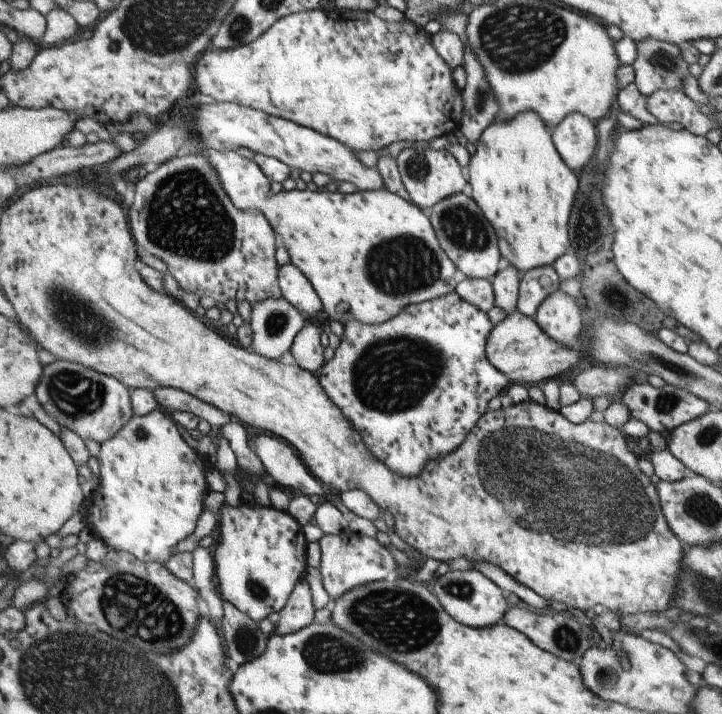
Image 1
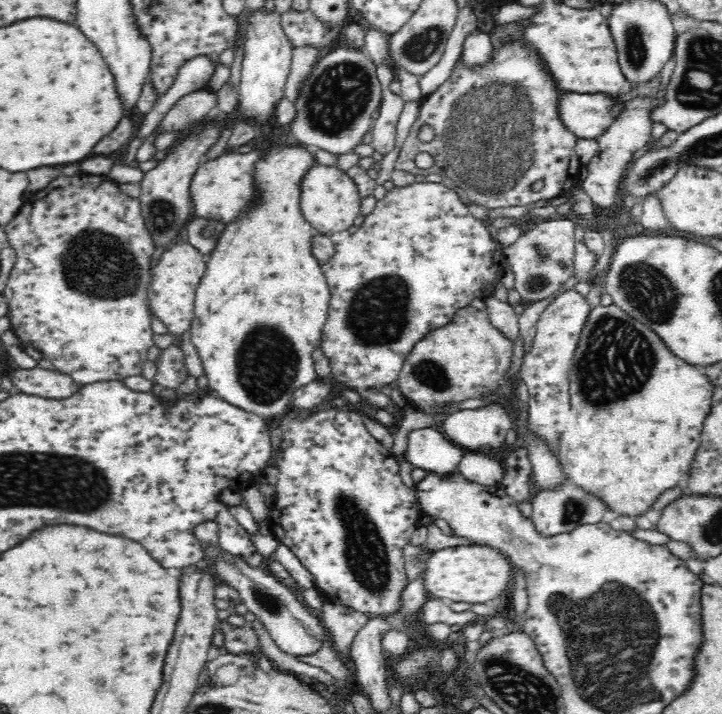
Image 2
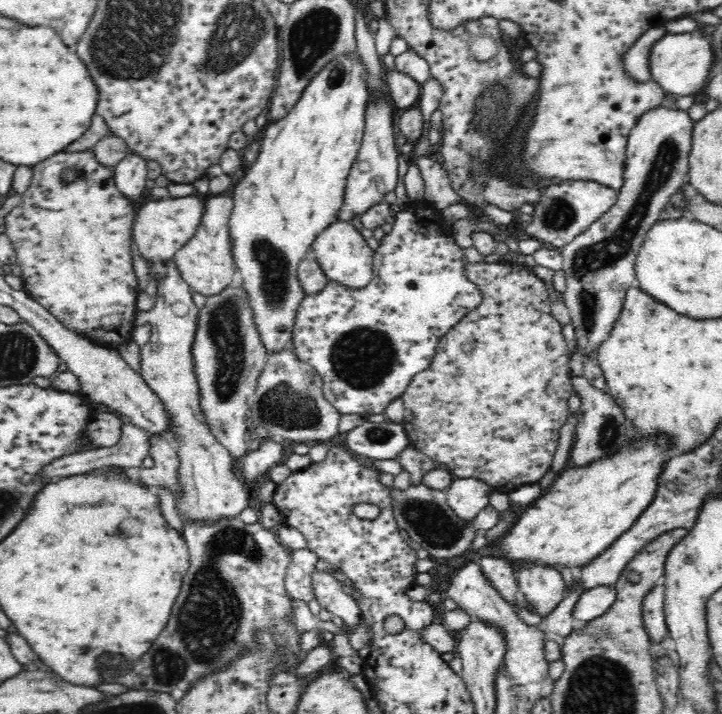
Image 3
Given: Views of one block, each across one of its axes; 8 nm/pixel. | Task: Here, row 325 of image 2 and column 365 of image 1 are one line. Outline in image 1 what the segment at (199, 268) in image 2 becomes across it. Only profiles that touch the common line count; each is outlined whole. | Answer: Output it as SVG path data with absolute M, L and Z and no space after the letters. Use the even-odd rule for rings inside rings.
M203 99L199 112L195 114L195 128L203 136L200 143L205 150L220 150L235 152L238 148L249 148L254 152L272 156L295 167L299 171L308 171L311 175L317 172L329 174L334 180L343 183L351 182L359 191L377 191L385 189L385 180L376 167L365 166L359 156L343 142L325 136L312 128L297 124L283 117L270 115L261 109L243 106L232 102L217 103L214 100Z

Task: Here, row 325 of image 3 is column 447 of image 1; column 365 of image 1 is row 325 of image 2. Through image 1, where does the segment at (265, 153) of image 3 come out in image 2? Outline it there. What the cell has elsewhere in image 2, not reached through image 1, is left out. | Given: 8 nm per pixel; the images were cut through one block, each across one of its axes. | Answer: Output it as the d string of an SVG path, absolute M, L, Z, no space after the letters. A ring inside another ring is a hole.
M278 146L278 150L274 150L272 154L268 154L268 157L260 162L258 178L261 186L263 186L263 194L259 198L259 204L254 206L250 212L240 216L238 220L227 224L226 230L218 239L216 248L206 259L205 273L195 292L195 313L188 331L190 342L194 345L200 361L202 361L204 374L208 378L209 389L217 392L221 400L228 402L237 409L256 414L262 418L278 416L278 414L285 414L288 410L292 410L292 396L297 388L318 379L314 369L312 351L321 343L322 329L324 322L326 322L326 312L330 298L330 285L327 283L319 259L315 257L311 249L312 237L318 235L319 232L304 218L299 207L301 179L304 172L308 170L308 166L312 166L312 162L315 162L312 149L289 146Z

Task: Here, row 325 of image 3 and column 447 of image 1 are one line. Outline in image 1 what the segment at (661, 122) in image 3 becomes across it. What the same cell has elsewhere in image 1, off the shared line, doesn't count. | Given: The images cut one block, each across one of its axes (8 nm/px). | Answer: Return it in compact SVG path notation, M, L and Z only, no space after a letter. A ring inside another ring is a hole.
M477 569L463 571L449 571L438 577L432 588L439 598L443 608L458 620L461 624L471 628L487 628L493 626L503 619L506 612L509 611L509 602L507 594L486 574Z

